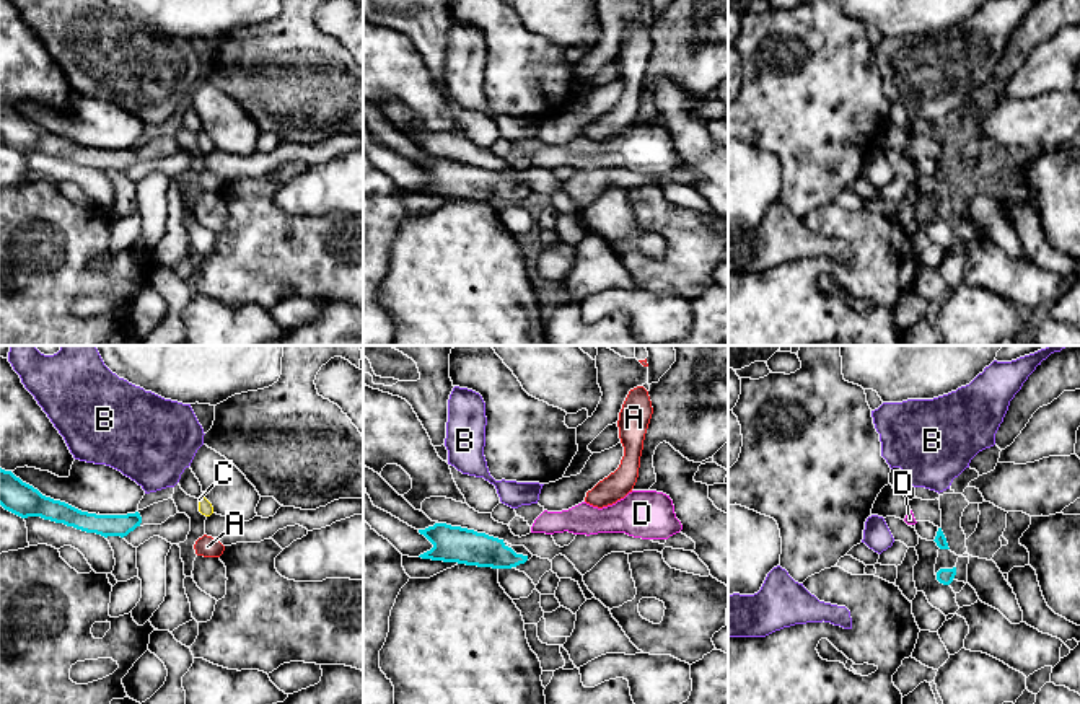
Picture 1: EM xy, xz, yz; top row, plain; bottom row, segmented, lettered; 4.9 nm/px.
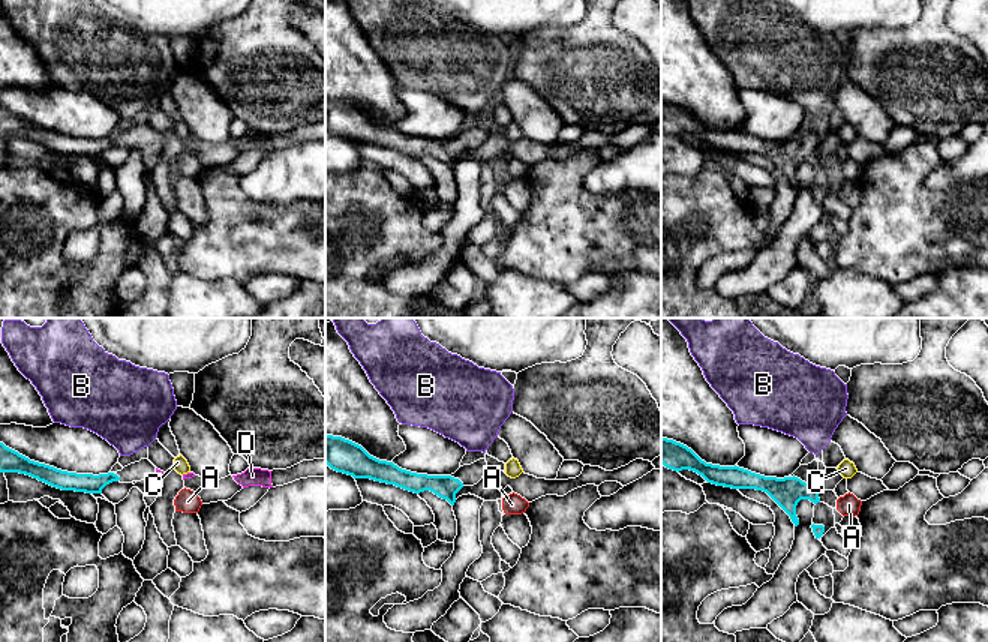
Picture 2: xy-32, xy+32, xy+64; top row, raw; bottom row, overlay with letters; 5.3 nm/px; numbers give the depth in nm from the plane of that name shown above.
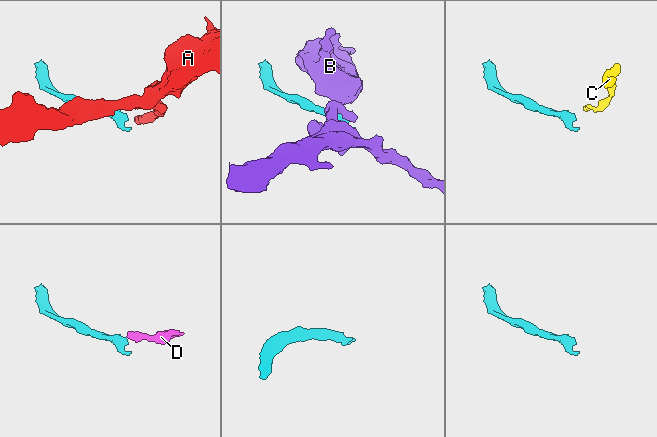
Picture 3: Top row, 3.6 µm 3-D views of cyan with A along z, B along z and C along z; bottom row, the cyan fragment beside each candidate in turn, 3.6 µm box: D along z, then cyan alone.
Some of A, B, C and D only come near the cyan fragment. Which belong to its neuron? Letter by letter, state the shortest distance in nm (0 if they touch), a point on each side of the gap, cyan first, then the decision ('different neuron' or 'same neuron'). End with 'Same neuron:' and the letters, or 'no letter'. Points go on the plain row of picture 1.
A: gap 280 nm; span xy (140, 157), (194, 180); different neuron
B: gap 100 nm; span xy (137, 147), (145, 127); different neuron
C: gap 280 nm; span xy (140, 152), (199, 145); different neuron
D: gap 110 nm; span yz (937, 167), (916, 157); same neuron
Same neuron: D

